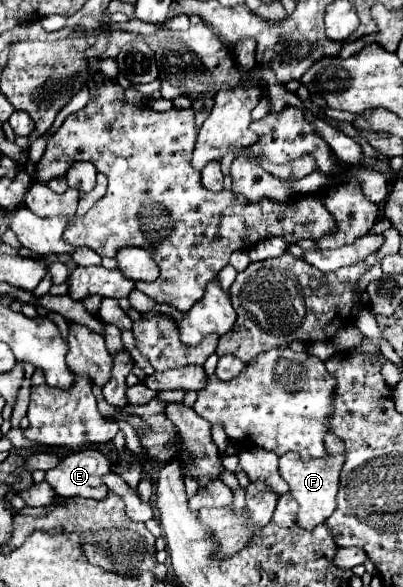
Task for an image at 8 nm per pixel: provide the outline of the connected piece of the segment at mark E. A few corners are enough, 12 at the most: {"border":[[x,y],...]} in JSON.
{"border":[[95,449],[69,453],[45,471],[59,497],[103,499],[111,459]]}

